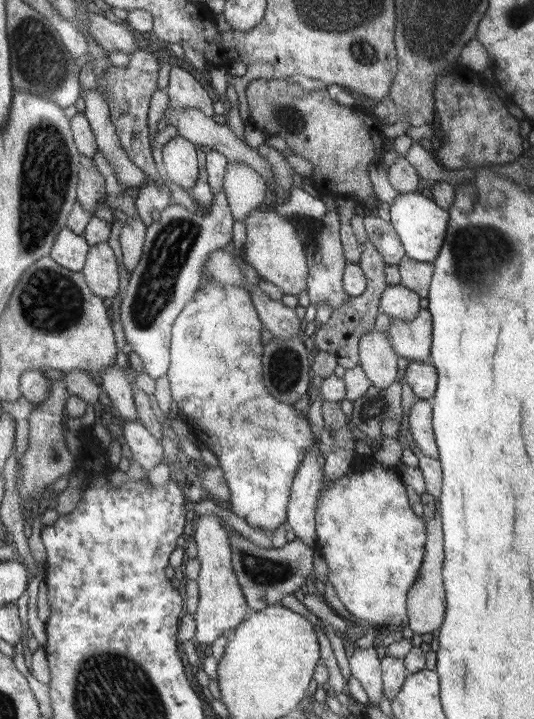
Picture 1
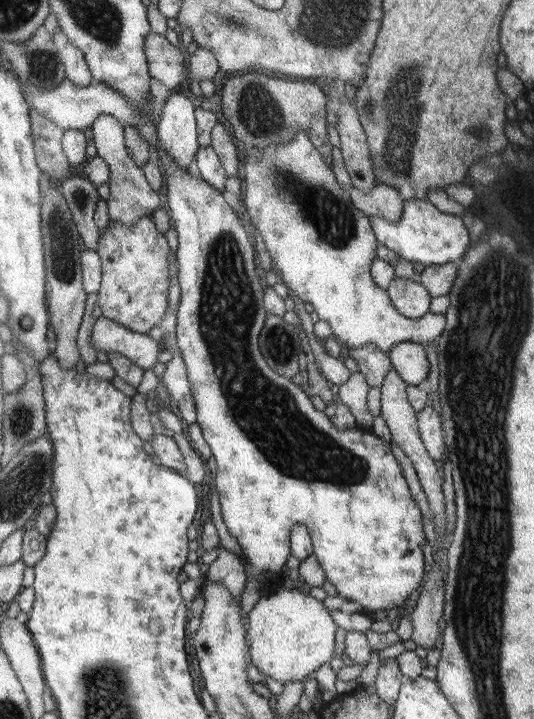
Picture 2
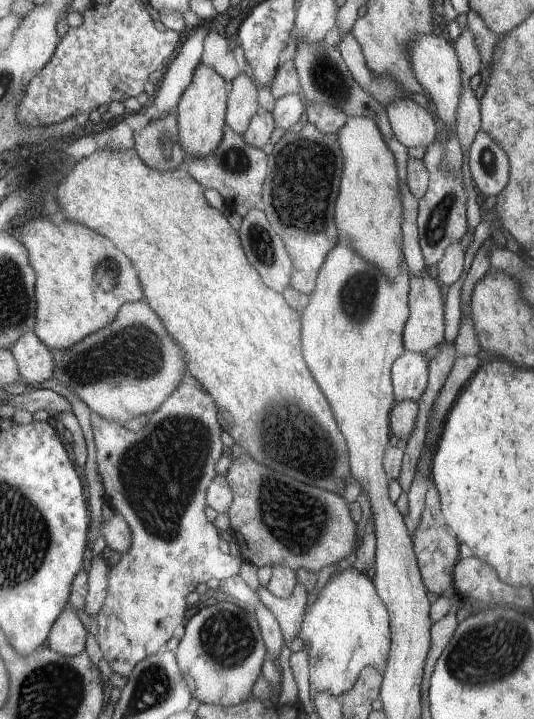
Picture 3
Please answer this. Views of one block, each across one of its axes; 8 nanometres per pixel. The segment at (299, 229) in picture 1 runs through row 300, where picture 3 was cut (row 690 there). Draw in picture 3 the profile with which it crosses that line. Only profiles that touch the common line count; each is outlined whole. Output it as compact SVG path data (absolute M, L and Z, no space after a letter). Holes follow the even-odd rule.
M347 568L342 572L337 572L329 582L322 582L322 589L318 592L317 597L314 599L313 604L304 607L303 620L300 622L300 631L298 636L303 642L304 647L308 650L308 671L309 671L309 691L311 696L318 692L328 692L335 698L338 698L342 692L349 690L353 683L357 680L359 672L363 667L373 667L377 672L383 674L386 658L390 649L390 630L388 625L388 612L386 611L385 605L381 602L381 599L377 596L376 588L372 581L367 577L366 574L360 573L353 568Z

